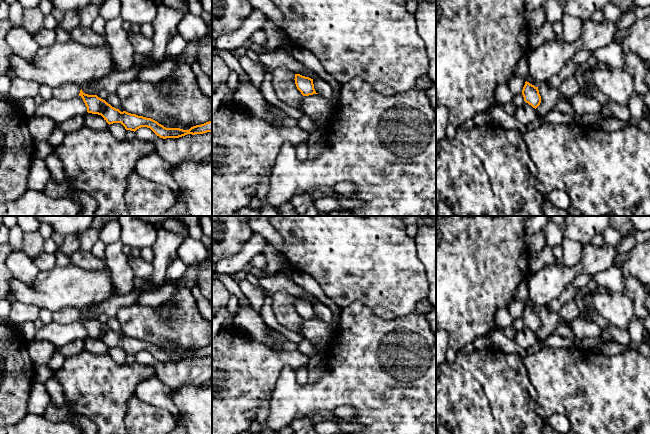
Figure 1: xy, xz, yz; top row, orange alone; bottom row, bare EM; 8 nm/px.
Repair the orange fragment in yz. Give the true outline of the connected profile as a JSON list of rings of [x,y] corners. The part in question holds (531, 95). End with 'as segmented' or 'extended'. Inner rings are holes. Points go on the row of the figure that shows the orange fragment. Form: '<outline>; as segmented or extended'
[[[527,81],[525,82],[525,85],[523,87],[522,95],[524,97],[524,101],[535,109],[541,103],[541,96],[539,94],[538,87],[535,87]]]; as segmented

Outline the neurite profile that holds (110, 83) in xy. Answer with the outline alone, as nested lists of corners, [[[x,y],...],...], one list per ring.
[[[134,64],[125,71],[111,72],[97,82],[89,81],[82,85],[81,89],[83,93],[88,95],[97,95],[101,90],[106,91],[108,94],[116,93],[120,84],[136,80],[142,68],[141,64]]]

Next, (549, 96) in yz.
[[[541,82],[537,87],[541,96],[541,103],[535,110],[538,115],[545,115],[553,111],[555,105],[560,101],[560,92],[547,82]]]

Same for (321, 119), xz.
[[[329,112],[326,114],[315,114],[311,115],[311,119],[315,121],[319,127],[319,129],[324,129],[327,126],[327,123],[329,122],[330,118],[333,116],[333,112]]]

